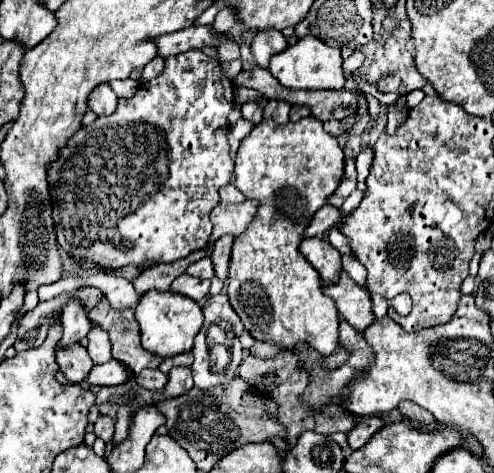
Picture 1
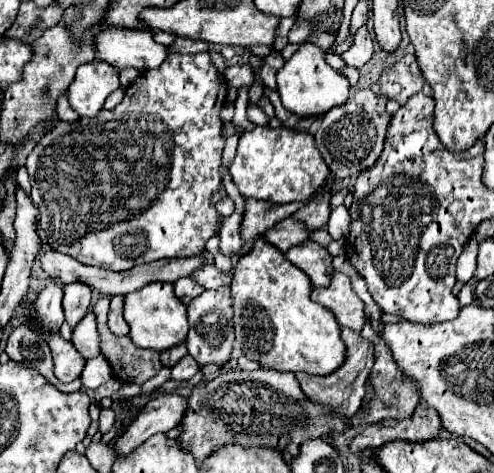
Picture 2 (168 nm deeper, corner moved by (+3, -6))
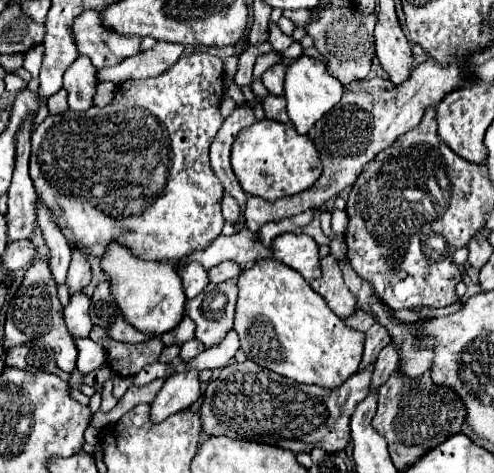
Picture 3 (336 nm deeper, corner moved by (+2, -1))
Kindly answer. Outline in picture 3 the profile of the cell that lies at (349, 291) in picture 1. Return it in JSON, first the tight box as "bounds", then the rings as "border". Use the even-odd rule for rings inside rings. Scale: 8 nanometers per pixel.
{"bounds":[310,254,356,318],"border":[[[332,254],[322,258],[322,276],[316,278],[310,286],[328,302],[332,312],[340,318],[348,318],[356,312],[356,298],[346,288],[340,264]]]}

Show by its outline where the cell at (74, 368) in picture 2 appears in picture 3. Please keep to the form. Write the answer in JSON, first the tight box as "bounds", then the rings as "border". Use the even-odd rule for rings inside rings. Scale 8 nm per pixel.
{"bounds":[4,256,76,372],"border":[[[40,256],[34,260],[34,264],[26,270],[26,276],[20,284],[20,288],[14,292],[14,298],[10,300],[8,312],[6,312],[6,326],[4,326],[4,350],[10,346],[24,344],[24,332],[42,332],[42,338],[56,354],[56,364],[64,372],[72,372],[76,368],[76,342],[70,338],[70,332],[66,330],[66,324],[62,322],[62,308],[56,296],[54,278],[50,278],[48,260],[46,256]]]}

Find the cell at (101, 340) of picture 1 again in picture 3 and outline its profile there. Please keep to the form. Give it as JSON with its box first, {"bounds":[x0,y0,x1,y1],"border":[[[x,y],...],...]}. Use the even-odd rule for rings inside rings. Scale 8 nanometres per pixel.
{"bounds":[64,292,92,338],"border":[[[84,292],[70,296],[70,304],[64,308],[64,318],[72,338],[88,338],[92,332],[92,320],[88,314],[90,298]]]}

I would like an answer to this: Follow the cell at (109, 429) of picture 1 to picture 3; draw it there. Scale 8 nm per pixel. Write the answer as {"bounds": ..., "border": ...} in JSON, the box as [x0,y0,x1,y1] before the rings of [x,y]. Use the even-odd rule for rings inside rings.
{"bounds":[100,380,118,412],"border":[[[108,380],[104,384],[104,390],[102,390],[102,406],[100,406],[100,410],[110,412],[116,404],[118,404],[118,400],[112,396],[112,380]]]}

